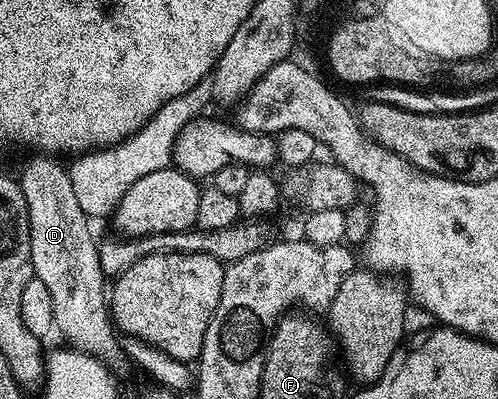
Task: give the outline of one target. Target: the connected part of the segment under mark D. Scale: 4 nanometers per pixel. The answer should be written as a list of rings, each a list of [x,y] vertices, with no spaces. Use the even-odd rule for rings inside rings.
[[[47,154],[32,157],[17,179],[29,210],[29,254],[33,258],[34,279],[45,282],[53,297],[55,328],[67,339],[64,341],[79,352],[88,352],[115,366],[125,355],[111,319],[109,288],[101,270],[99,244],[91,233],[88,209],[77,203],[71,173],[55,161],[58,159]]]

